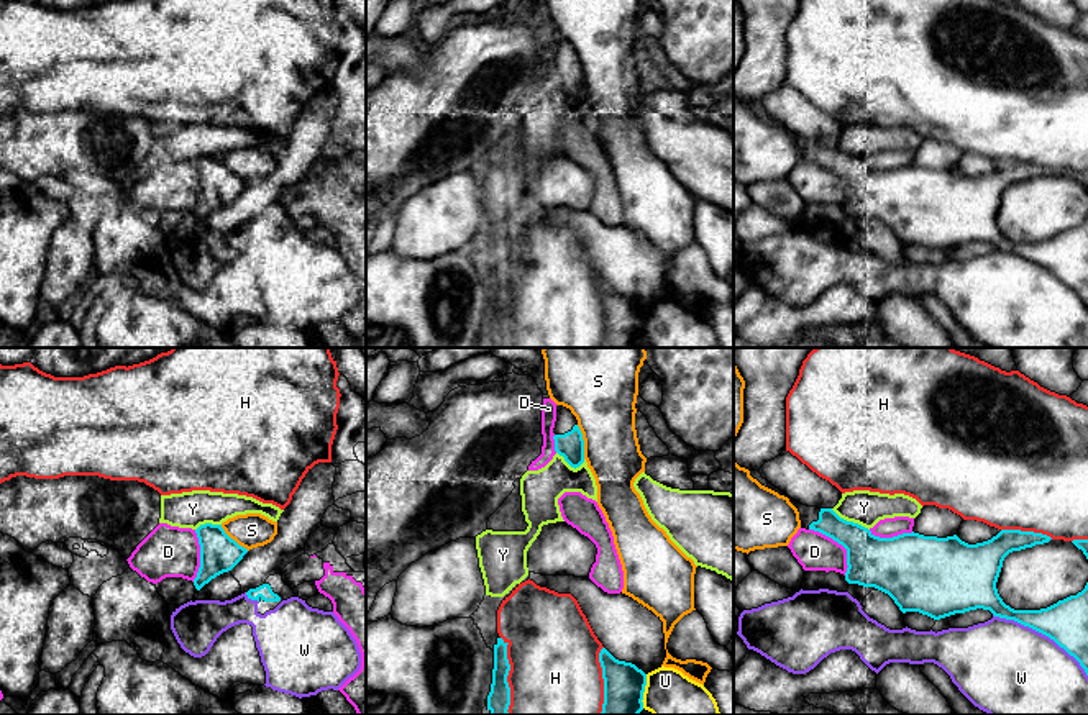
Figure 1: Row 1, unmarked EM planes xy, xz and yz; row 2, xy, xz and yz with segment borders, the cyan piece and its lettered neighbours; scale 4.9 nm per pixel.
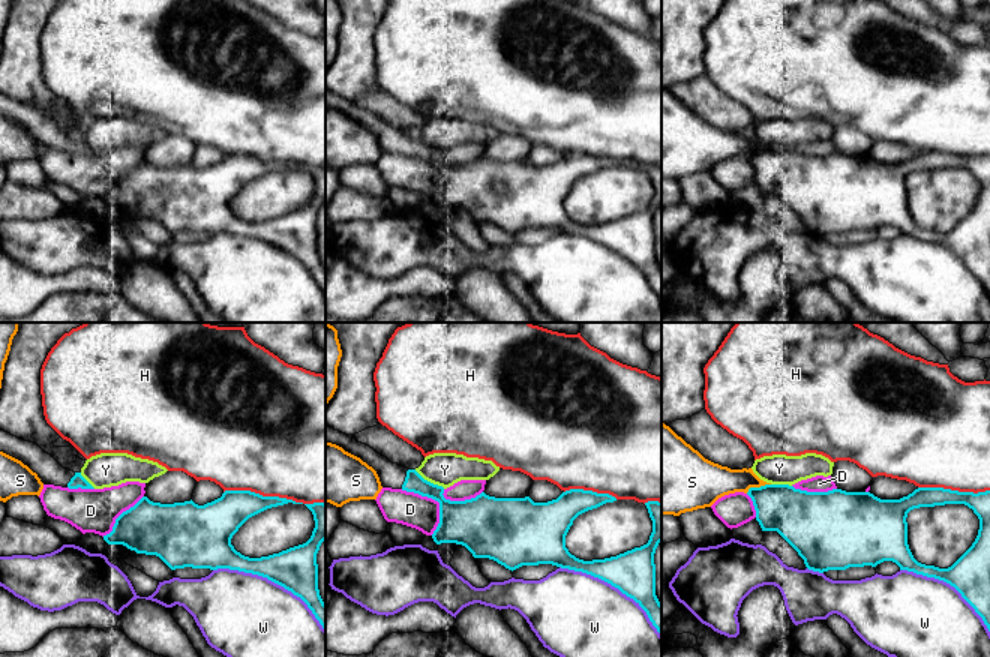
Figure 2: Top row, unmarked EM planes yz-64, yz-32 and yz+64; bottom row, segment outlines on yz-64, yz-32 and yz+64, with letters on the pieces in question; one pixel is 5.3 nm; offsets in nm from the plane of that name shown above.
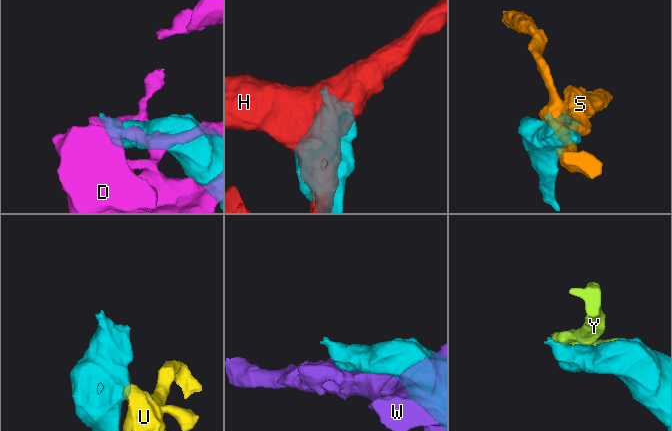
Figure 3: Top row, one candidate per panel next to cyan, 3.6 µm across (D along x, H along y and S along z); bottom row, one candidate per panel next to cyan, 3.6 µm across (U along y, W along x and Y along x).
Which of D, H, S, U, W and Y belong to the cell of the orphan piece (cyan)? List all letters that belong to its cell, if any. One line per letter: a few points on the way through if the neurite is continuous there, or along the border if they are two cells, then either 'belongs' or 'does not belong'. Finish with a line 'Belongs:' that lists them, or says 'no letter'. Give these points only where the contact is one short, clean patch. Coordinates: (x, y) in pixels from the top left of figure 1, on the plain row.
D: does not belong
H: does not belong
S: does not belong
U: border along xz (647, 307), (642, 340); does not belong
W: does not belong
Y: does not belong
Belongs: no letter

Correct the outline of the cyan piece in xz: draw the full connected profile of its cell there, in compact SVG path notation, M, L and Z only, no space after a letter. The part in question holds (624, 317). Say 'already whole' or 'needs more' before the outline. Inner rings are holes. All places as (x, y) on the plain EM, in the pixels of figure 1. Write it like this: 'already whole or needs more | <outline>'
already whole | M606 280L599 285L604 312L601 348L638 348L643 343L647 307L632 295L615 292Z

